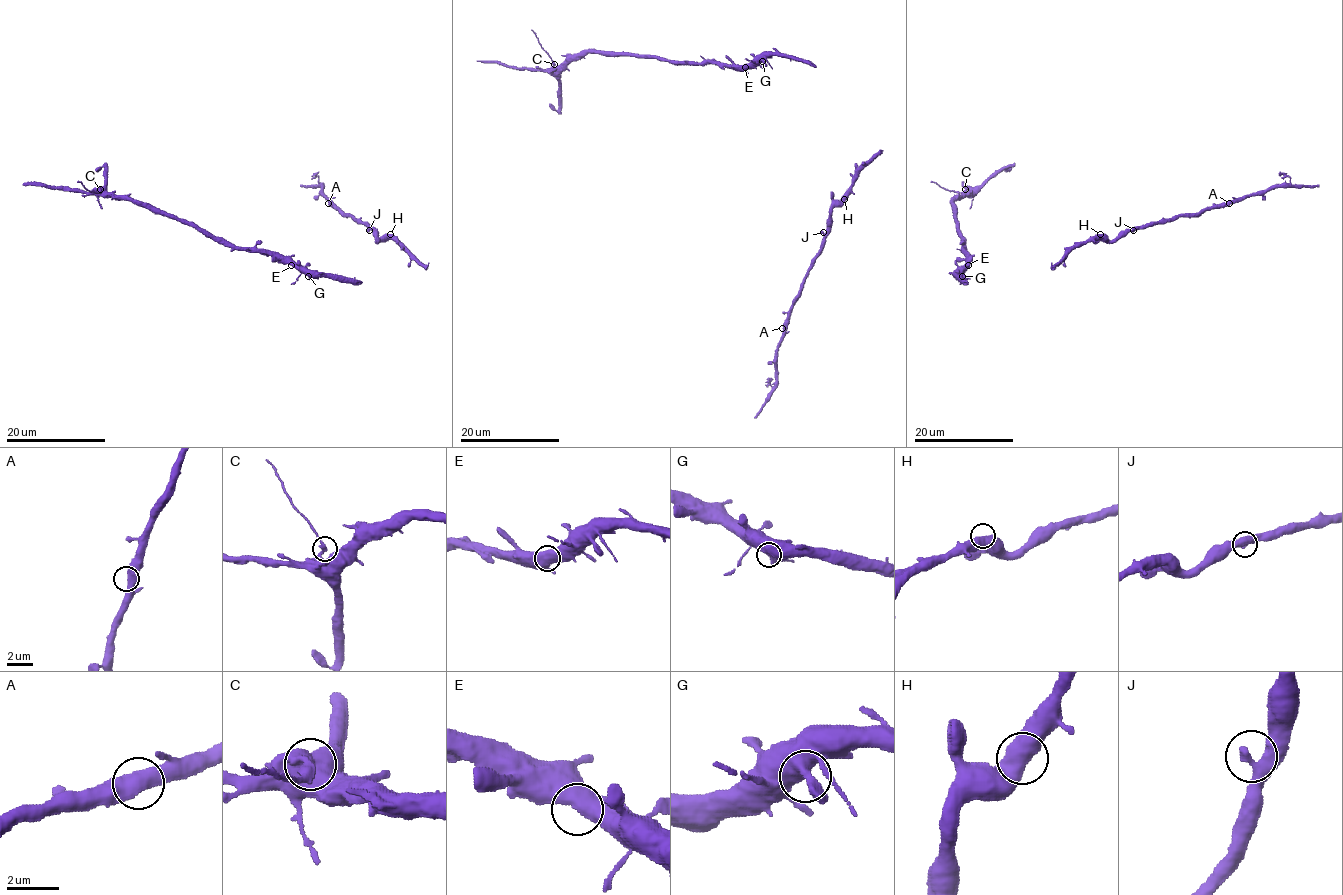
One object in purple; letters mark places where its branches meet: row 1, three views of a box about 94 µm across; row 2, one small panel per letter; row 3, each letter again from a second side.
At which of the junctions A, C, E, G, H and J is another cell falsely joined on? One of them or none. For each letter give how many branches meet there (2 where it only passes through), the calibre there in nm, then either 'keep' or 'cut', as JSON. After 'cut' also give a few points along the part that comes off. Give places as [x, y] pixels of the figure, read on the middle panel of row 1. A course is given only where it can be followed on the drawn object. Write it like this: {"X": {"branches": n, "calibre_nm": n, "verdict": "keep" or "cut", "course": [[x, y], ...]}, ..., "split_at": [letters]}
{"A": {"branches": 2, "calibre_nm": 500, "verdict": "keep"}, "C": {"branches": 2, "calibre_nm": 300, "verdict": "cut", "course": [[554, 65], [531, 30]]}, "E": {"branches": 2, "calibre_nm": 550, "verdict": "keep"}, "G": {"branches": 2, "calibre_nm": 480, "verdict": "keep"}, "H": {"branches": 2, "calibre_nm": 550, "verdict": "keep"}, "J": {"branches": 2, "calibre_nm": 320, "verdict": "keep"}, "split_at": ["C"]}

